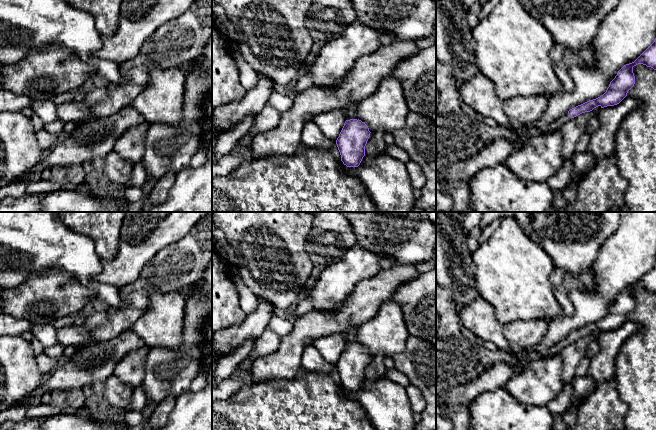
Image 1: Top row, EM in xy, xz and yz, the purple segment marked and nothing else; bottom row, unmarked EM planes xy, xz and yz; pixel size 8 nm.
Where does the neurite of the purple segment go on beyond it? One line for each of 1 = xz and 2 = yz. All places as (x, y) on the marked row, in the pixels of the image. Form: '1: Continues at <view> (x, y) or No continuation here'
1: Continues at xz (350, 111)
2: Continues at yz (479, 93)

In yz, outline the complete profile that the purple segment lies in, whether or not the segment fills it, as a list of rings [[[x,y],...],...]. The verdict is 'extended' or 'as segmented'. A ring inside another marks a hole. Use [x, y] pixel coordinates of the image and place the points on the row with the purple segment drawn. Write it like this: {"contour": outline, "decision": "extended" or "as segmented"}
{"contour": [[[656,38],[634,62],[624,65],[618,71],[603,95],[570,109],[565,115],[557,118],[542,130],[536,127],[529,128],[526,124],[513,129],[503,110],[503,100],[497,96],[492,81],[482,73],[466,81],[459,89],[459,93],[463,101],[479,115],[483,118],[490,117],[494,119],[498,125],[512,130],[516,136],[521,138],[545,136],[560,130],[572,118],[582,113],[590,112],[598,106],[604,108],[619,104],[635,84],[633,67],[638,64],[643,64],[656,70]]], "decision": "extended"}

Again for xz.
{"contour": [[[357,105],[342,108],[346,121],[336,140],[341,161],[347,167],[358,167],[365,156],[365,146],[370,137],[368,126],[358,118]]], "decision": "extended"}

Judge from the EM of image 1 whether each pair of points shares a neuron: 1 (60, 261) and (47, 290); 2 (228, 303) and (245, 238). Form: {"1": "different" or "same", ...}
{"1": "different", "2": "different"}

